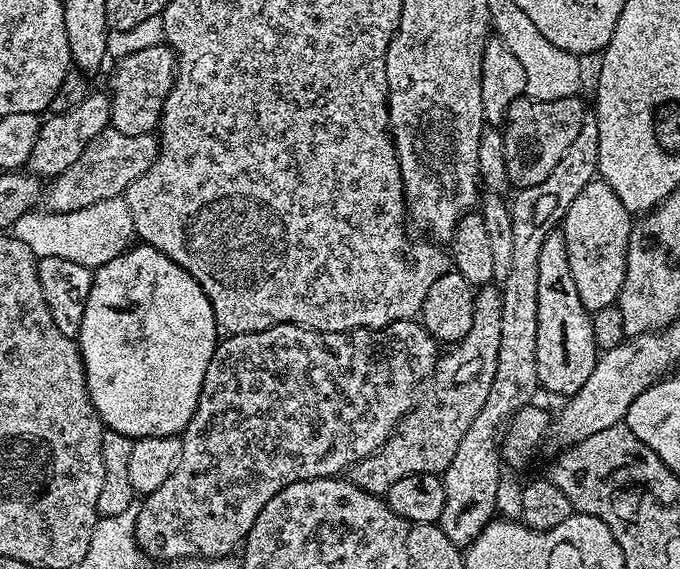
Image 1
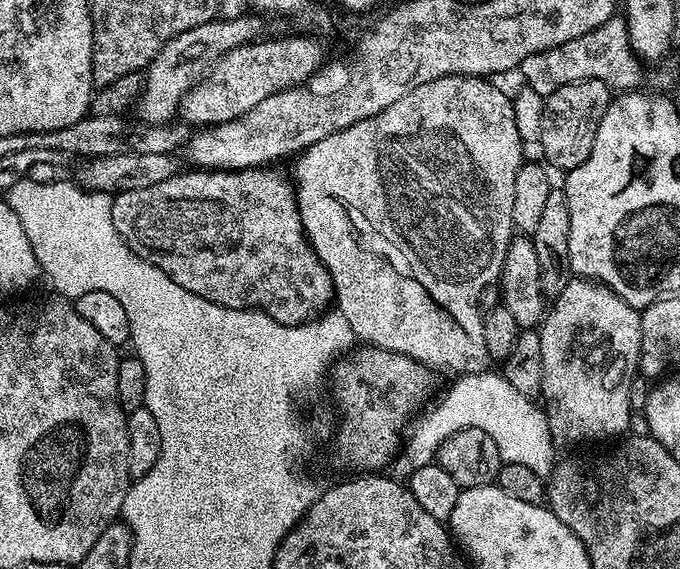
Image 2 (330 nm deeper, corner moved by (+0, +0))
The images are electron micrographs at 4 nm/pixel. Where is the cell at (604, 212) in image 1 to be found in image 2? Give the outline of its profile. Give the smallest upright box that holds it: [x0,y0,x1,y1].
[538,278,641,445]

